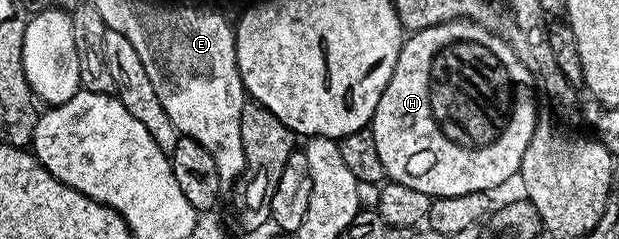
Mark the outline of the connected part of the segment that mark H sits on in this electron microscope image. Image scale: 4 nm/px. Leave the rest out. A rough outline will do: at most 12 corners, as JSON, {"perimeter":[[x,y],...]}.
{"perimeter":[[500,35],[405,41],[370,123],[385,175],[496,192],[535,136]]}

